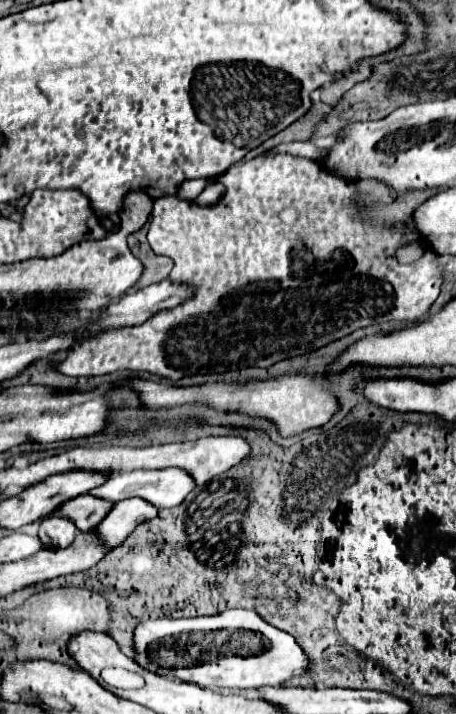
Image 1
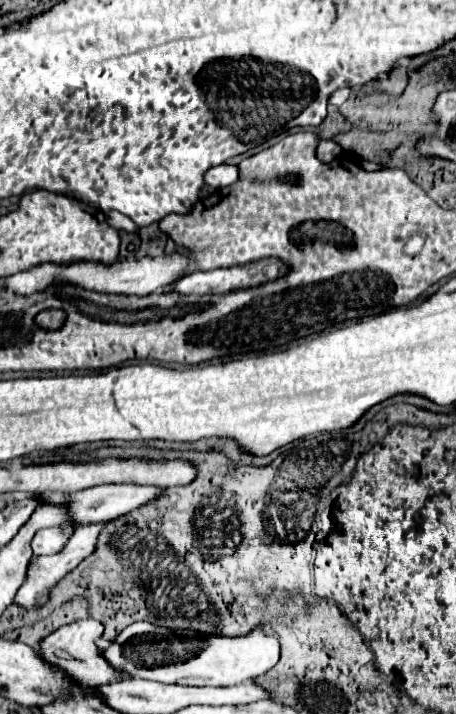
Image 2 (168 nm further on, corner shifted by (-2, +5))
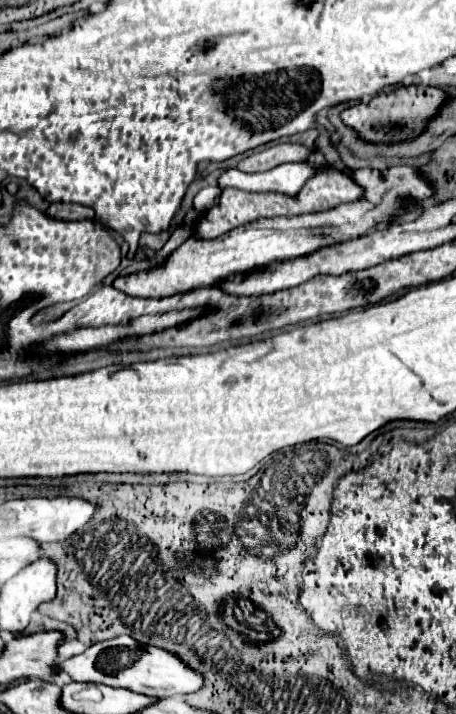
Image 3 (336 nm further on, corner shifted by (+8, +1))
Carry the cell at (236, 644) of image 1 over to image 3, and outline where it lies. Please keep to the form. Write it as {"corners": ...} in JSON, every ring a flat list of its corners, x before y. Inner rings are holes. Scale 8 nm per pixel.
{"corners":[[118,636,112,640,98,642,86,648,78,656,56,662,54,670,68,674,74,682,96,682,96,684,126,688,126,690,132,690,144,696,156,696,156,698,196,692,202,686,202,676,190,670,180,658,156,646,140,646,130,636]]}

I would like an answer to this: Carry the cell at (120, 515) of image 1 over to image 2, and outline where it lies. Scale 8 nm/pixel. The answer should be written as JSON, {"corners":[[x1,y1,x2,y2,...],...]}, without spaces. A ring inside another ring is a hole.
{"corners":[[108,522,84,524,84,526,80,526,80,528,74,530,74,534,70,536,70,540,68,540,68,544,64,546,62,552,52,554,52,556,34,556,34,558,32,558,32,566,30,566,28,576,26,576,26,582,24,582,22,588,18,590,18,596,14,598,14,602,16,602,16,604,22,604,22,606,26,606,26,608,42,606,42,604,48,600,50,588,52,588,54,584,58,584,58,580,60,580,64,574,72,572,84,558,88,558,88,556,94,552,94,548,96,548,96,544,98,544,98,536,100,536,100,532,106,528,106,524,108,524]]}

